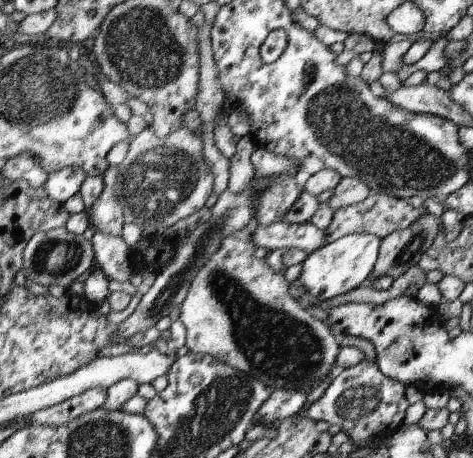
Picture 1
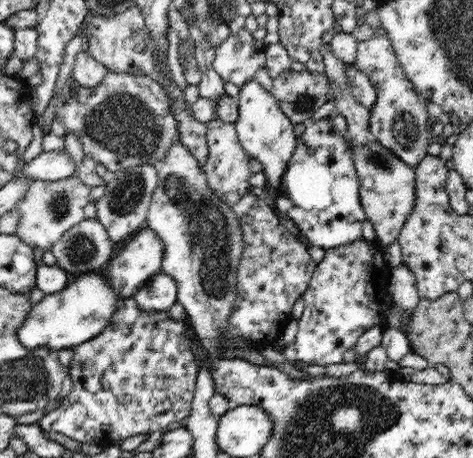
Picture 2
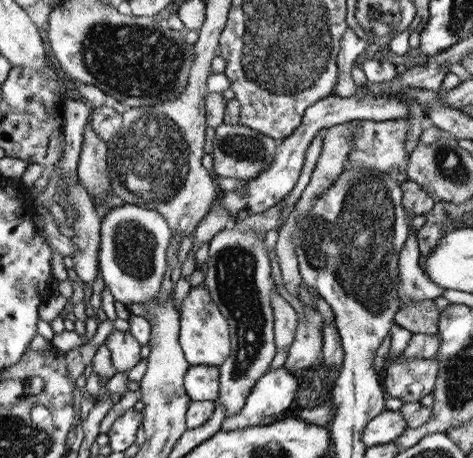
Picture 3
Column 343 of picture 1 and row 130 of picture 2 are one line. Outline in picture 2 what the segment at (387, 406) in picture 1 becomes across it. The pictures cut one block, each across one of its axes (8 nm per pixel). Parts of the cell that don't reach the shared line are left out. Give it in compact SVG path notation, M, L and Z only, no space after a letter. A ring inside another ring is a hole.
M384 28L376 30L376 36L372 40L360 42L354 66L370 78L370 84L376 94L374 106L368 108L370 110L370 132L374 136L374 142L384 146L384 150L390 150L396 158L400 158L408 166L416 168L422 162L422 158L428 156L428 146L436 142L436 136L432 132L434 120L428 114L430 100L420 96L418 90L410 84Z

